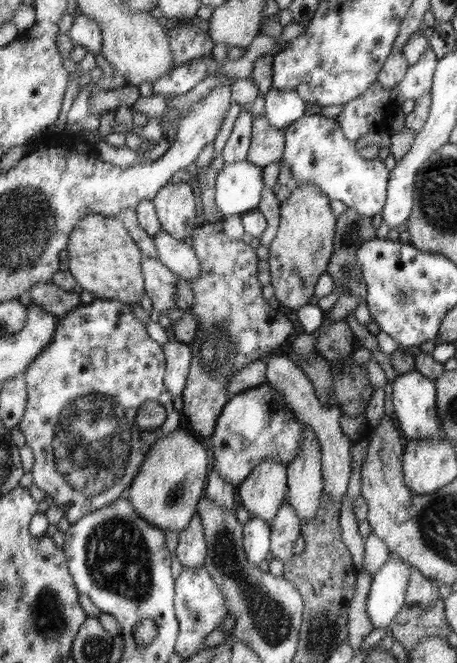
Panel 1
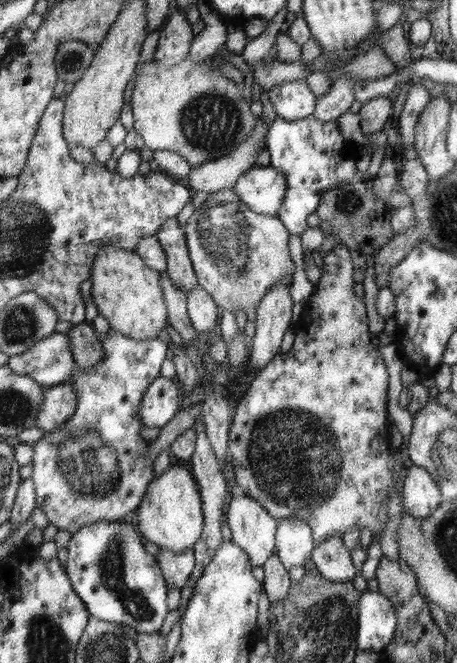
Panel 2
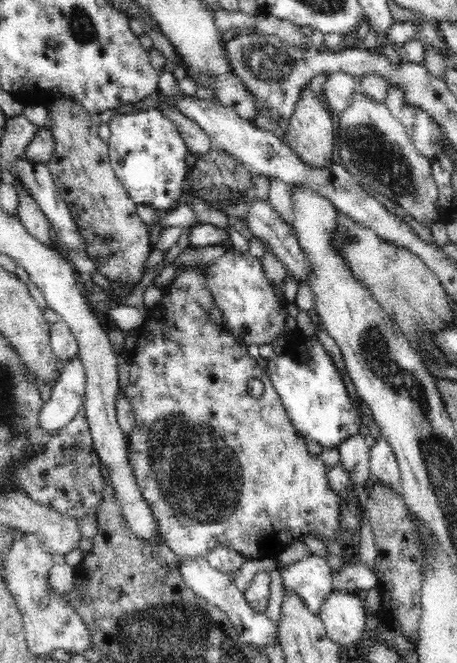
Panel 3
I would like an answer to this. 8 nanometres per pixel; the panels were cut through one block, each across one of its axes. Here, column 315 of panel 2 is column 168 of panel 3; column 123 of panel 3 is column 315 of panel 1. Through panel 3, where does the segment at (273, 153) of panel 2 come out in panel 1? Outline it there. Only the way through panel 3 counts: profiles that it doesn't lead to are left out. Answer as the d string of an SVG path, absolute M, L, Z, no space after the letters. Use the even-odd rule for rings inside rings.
M304 114L283 129L284 154L281 164L288 164L291 184L312 183L324 191L329 199L341 200L347 208L354 208L362 216L378 214L385 205L390 170L383 160L364 159L354 141L344 136L340 124L324 115Z

